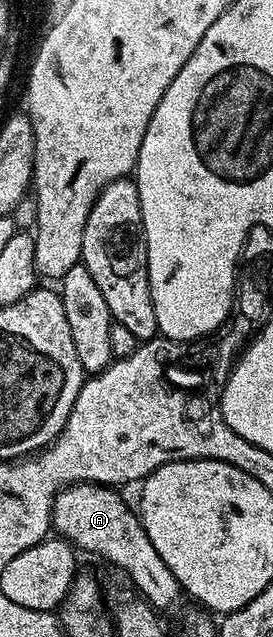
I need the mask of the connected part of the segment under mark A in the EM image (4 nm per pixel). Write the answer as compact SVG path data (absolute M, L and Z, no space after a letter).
M71 484L58 493L52 506L52 528L75 549L83 548L94 556L103 556L130 578L129 583L153 607L165 613L176 609L184 600L179 580L156 553L137 513L122 501L121 491L105 484Z

